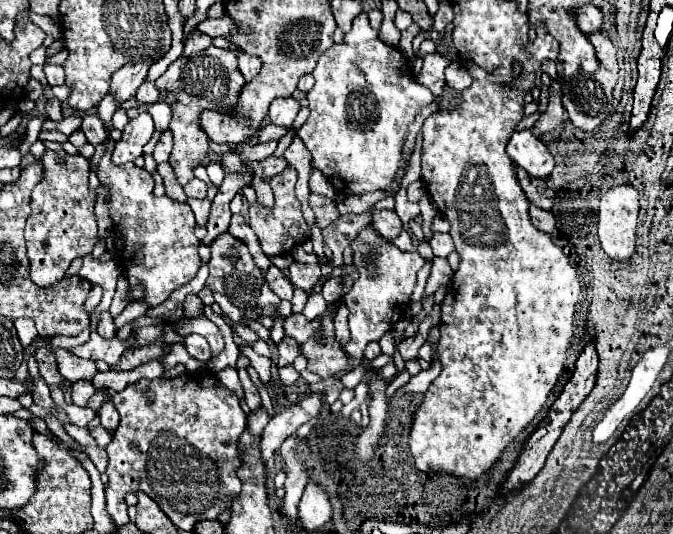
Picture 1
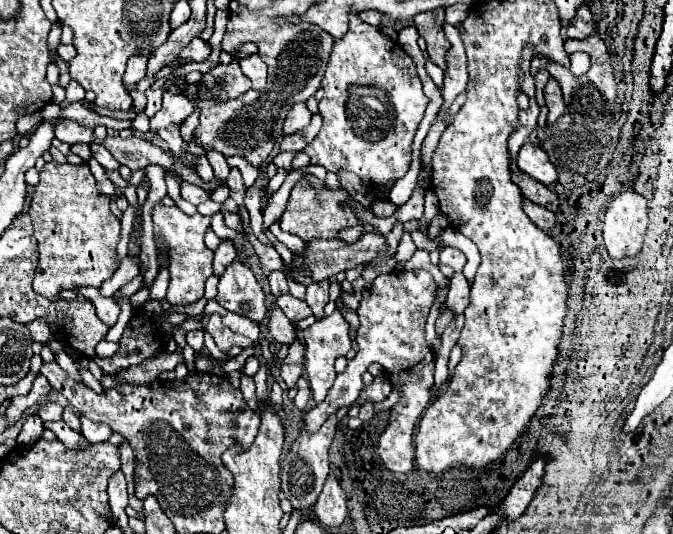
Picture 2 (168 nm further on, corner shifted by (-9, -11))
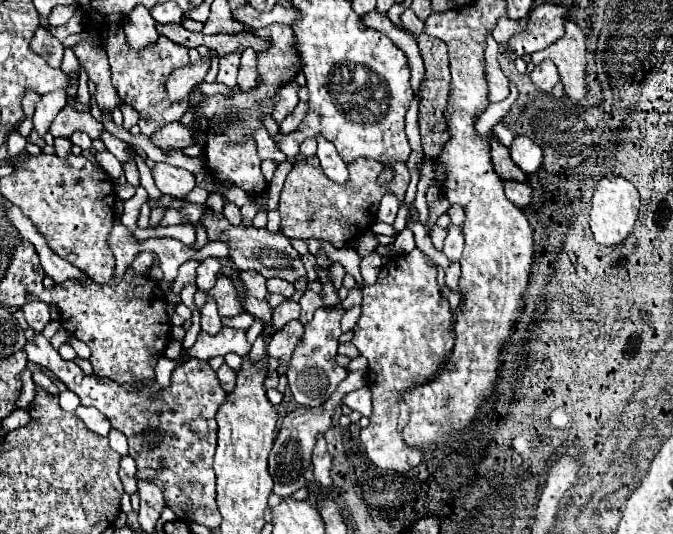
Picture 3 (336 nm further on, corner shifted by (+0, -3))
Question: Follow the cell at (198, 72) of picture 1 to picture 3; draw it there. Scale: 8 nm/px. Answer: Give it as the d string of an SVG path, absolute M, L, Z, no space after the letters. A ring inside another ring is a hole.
M234 51L234 53L228 53L228 55L220 57L220 61L218 61L218 79L216 81L224 83L228 87L236 87L238 67L240 67L240 51Z

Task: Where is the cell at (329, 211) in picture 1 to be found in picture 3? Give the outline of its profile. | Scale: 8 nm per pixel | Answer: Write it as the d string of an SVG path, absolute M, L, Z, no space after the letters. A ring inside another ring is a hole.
M316 155L306 157L304 161L296 161L292 171L286 177L282 199L280 199L280 231L292 239L322 239L336 249L342 249L354 243L358 237L366 233L376 223L376 213L380 207L380 199L386 193L396 195L398 203L404 203L404 195L410 183L410 173L406 163L390 163L394 175L390 183L378 183L380 173L386 163L374 163L374 159L356 159L348 165L348 181L338 185L330 181L320 167Z

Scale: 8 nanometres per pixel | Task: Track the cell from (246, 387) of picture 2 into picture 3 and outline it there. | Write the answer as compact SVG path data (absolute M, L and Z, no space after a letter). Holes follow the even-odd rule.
M226 363L216 371L216 375L218 375L218 381L220 381L220 385L222 385L222 389L226 391L226 393L230 393L232 389L234 389L234 381L236 381L236 371L232 371Z

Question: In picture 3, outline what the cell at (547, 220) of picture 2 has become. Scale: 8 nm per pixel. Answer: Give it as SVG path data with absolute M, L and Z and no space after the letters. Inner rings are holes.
M502 181L504 183L504 193L506 197L520 209L524 209L530 201L532 201L532 189L526 183L518 183L518 181Z

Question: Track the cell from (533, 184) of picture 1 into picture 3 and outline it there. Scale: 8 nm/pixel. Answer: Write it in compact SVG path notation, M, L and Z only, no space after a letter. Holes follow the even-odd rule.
M490 137L490 155L492 155L492 165L496 175L500 179L512 179L512 181L526 181L526 175L520 171L520 167L510 159L508 147L504 147L496 137Z

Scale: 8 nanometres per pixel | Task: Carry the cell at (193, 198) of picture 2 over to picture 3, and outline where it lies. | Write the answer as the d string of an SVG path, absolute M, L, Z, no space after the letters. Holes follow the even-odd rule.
M156 163L152 169L152 177L160 193L168 193L178 199L186 197L196 187L196 179L190 171L172 167L168 163Z

